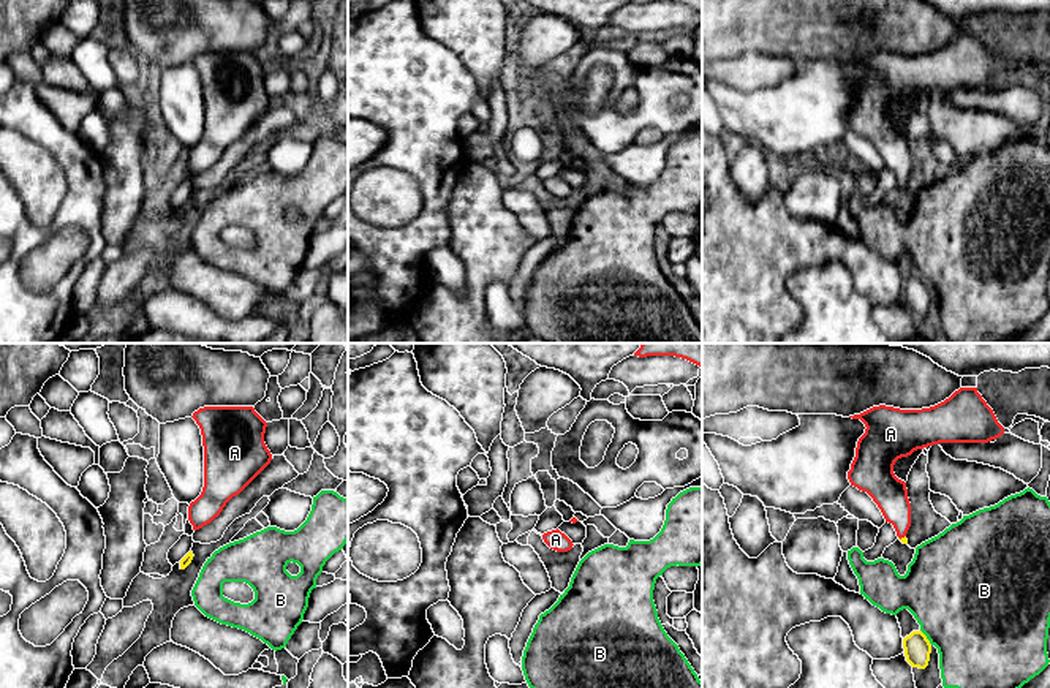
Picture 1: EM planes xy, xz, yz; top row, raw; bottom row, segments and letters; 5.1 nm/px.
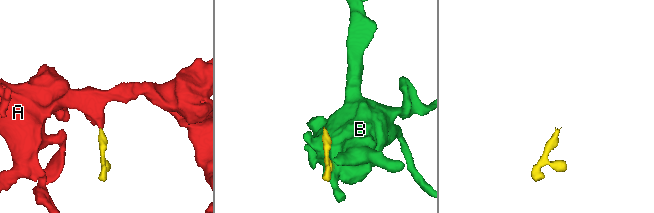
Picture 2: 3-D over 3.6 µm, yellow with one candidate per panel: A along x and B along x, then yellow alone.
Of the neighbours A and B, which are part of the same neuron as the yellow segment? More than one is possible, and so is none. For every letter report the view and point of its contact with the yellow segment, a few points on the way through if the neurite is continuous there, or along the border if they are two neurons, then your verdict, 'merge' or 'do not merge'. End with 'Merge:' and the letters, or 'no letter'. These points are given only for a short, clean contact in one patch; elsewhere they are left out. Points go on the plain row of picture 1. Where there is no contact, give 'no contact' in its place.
A: contact yz (902, 184); way yz (903, 185), (902, 184), (902, 166), (889, 138); merge
B: contact yz (925, 283); do not merge
Merge: A

